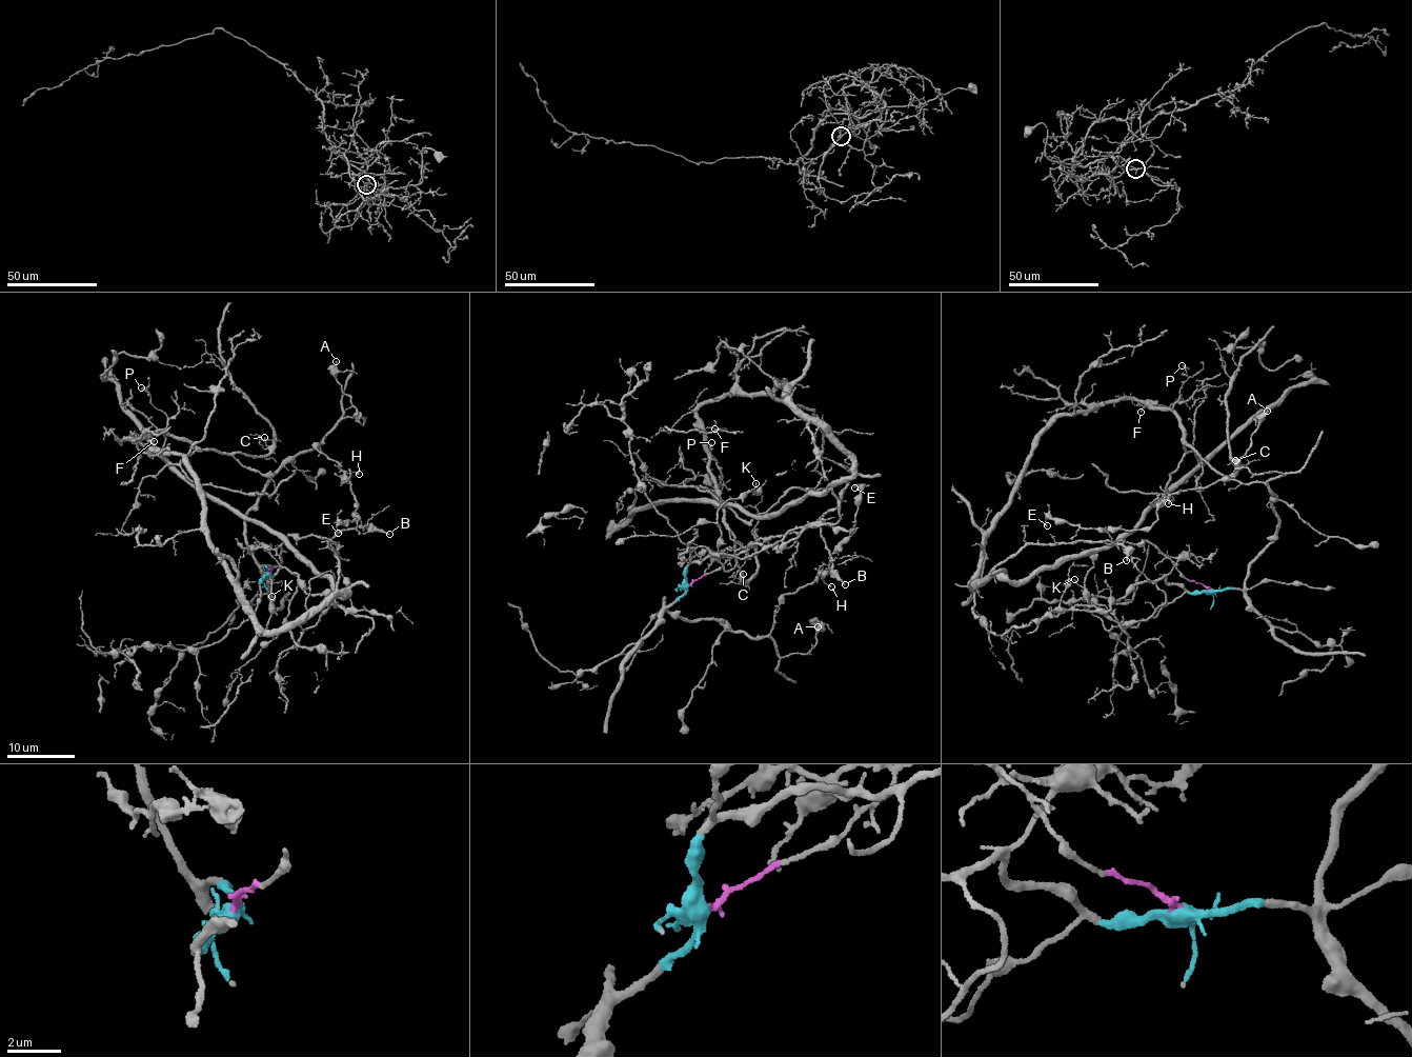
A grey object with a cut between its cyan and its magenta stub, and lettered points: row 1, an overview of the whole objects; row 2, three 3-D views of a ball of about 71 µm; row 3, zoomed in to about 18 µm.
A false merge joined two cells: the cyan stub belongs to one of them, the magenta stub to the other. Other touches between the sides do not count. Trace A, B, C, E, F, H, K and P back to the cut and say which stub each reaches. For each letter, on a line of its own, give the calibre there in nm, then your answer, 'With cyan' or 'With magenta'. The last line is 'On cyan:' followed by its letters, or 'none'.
A: Thickness 190 nm. With cyan
B: Thickness 180 nm. With magenta
C: Thickness 90 nm. With magenta
E: Thickness 120 nm. With cyan
F: Thickness 90 nm. With magenta
H: Thickness 150 nm. With cyan
K: Thickness 110 nm. With cyan
P: Thickness 80 nm. With magenta
On cyan: A, E, H, K

